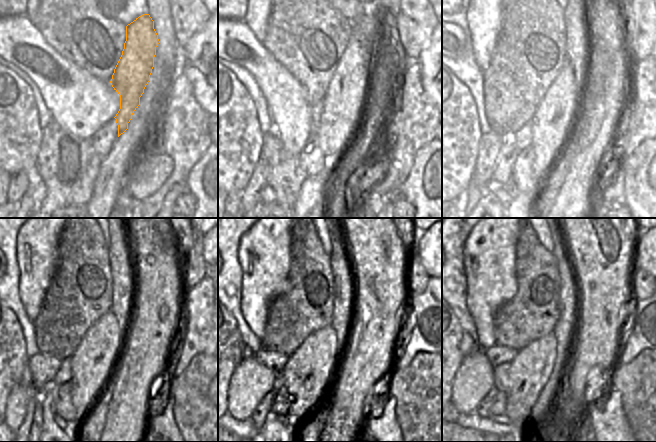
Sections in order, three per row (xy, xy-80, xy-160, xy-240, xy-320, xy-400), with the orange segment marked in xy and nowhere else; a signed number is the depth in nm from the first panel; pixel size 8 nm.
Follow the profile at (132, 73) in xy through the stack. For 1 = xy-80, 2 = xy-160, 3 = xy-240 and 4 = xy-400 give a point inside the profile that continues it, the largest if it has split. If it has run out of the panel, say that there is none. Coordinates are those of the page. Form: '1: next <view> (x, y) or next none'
1: next xy-80 (345, 100)
2: next xy-160 (553, 122)
3: next xy-240 (91, 363)
4: next xy-400 (521, 380)

